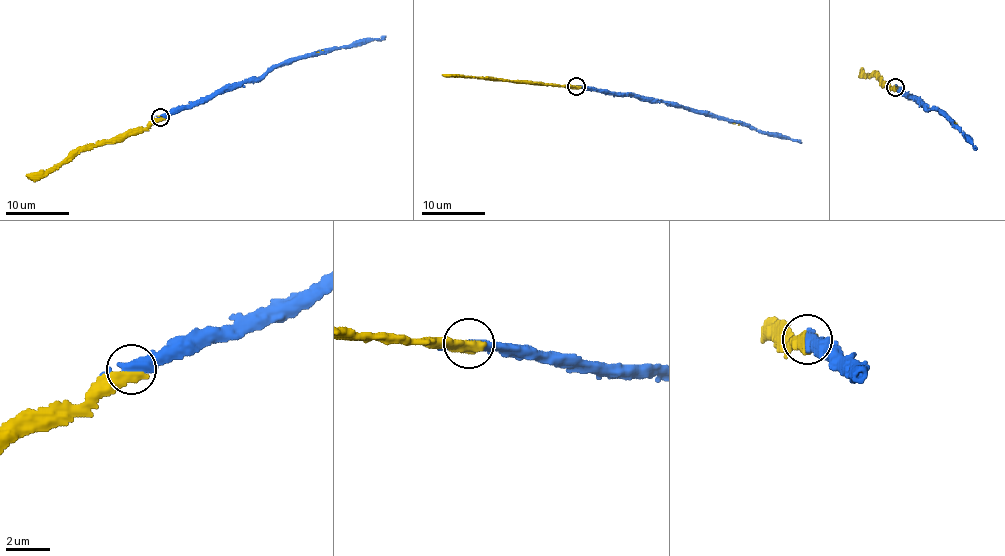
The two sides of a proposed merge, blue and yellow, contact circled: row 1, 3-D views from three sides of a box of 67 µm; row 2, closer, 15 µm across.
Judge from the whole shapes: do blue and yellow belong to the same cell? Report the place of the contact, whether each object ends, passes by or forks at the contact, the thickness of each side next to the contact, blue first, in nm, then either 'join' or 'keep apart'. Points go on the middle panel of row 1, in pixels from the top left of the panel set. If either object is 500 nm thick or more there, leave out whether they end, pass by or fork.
at (576, 86); 360 nm thick on the blue side, 550 nm on the other; join

